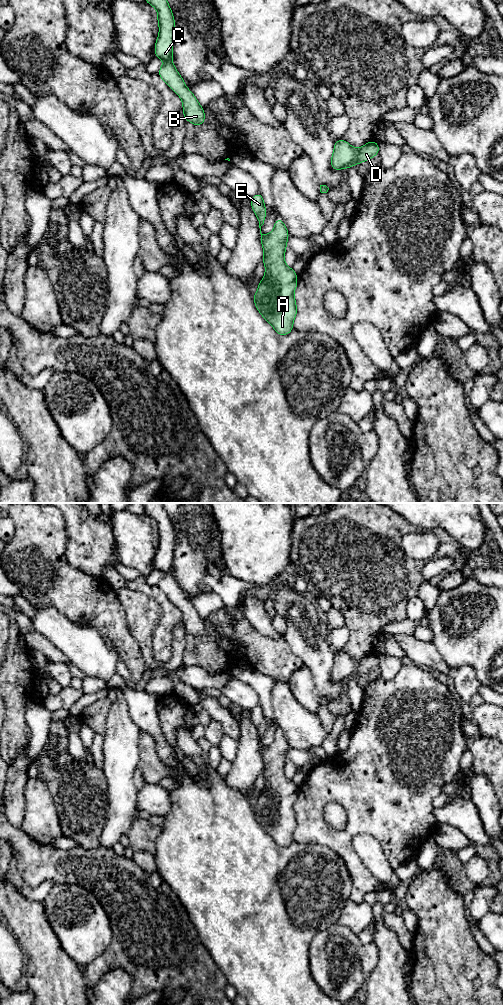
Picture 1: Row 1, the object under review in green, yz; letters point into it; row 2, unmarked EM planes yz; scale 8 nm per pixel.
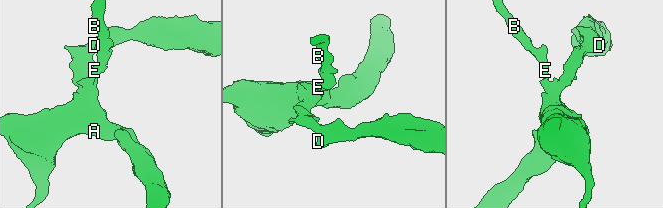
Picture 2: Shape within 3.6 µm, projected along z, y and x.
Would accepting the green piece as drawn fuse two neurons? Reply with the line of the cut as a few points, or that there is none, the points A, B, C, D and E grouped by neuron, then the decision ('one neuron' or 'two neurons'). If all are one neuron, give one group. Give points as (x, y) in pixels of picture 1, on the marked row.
no cut | A B C D E | one neuron

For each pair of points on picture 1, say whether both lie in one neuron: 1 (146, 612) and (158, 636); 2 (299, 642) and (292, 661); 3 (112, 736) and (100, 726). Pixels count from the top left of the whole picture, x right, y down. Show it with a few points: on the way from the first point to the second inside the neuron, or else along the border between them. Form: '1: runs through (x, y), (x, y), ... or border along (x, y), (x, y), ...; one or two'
1: border along (160, 605), (160, 618), (152, 635), (151, 651); two
2: border along (283, 638), (304, 664); two
3: border along (110, 707), (107, 713), (106, 730), (103, 736); two

